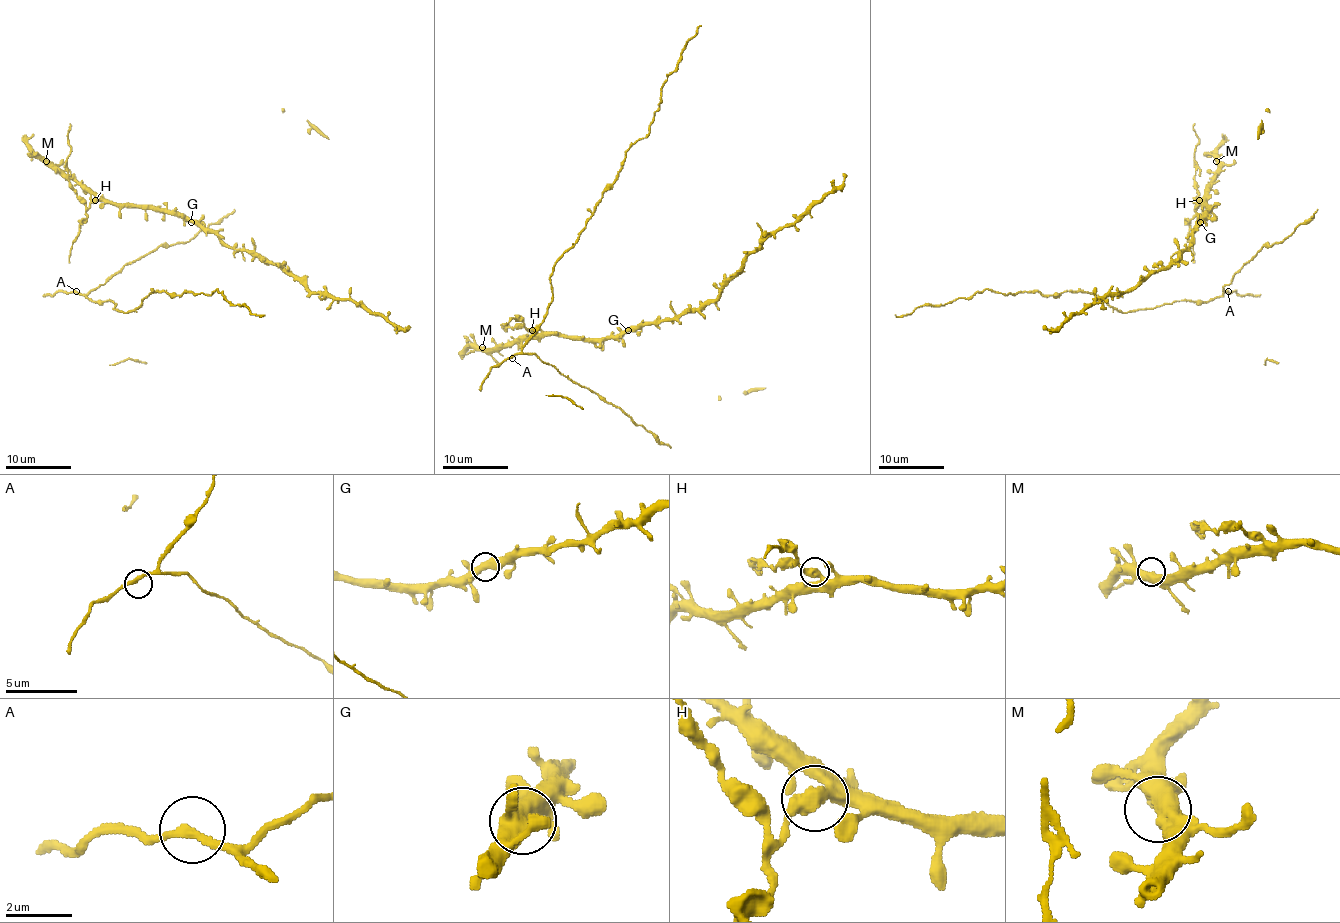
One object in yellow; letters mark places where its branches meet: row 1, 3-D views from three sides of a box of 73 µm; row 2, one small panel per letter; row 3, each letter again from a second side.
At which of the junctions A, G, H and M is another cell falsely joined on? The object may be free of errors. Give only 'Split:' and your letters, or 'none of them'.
Split: H

